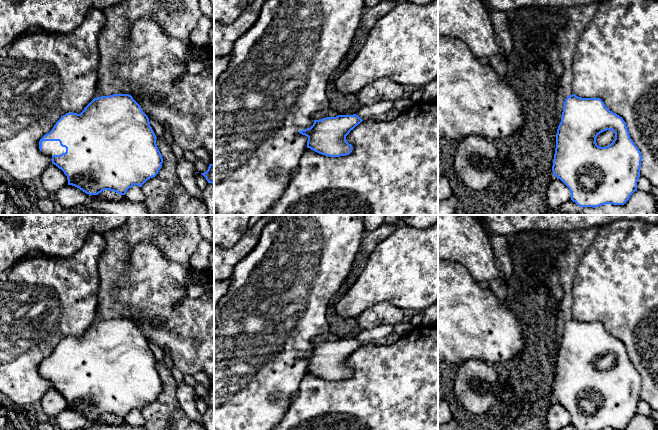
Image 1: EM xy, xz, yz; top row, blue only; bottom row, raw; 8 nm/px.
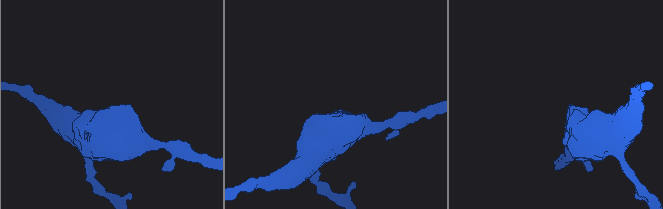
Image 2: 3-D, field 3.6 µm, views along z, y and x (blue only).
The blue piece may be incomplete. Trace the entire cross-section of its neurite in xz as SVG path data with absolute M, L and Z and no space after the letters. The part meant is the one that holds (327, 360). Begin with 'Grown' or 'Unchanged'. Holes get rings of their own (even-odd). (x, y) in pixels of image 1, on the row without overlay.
Unchanged. M356 338L338 339L336 341L326 341L321 344L314 344L313 349L299 357L308 361L307 372L329 381L340 381L349 379L353 371L346 365L346 360L363 344Z

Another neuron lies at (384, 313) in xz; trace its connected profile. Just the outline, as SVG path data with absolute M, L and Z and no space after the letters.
M380 302L357 316L361 330L370 330L383 325L395 325L403 321L404 310L389 302Z

